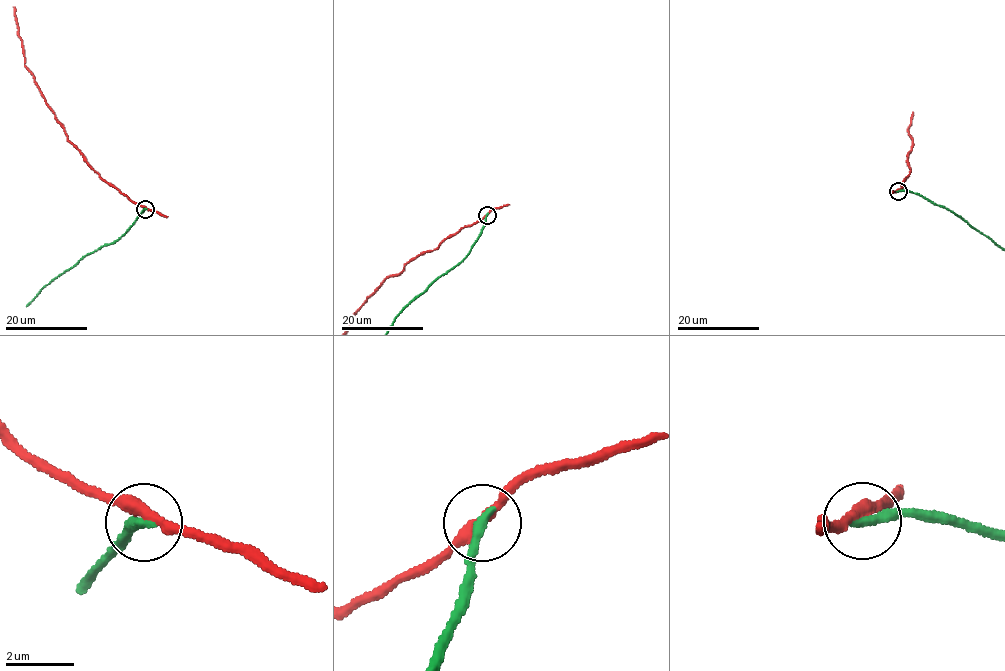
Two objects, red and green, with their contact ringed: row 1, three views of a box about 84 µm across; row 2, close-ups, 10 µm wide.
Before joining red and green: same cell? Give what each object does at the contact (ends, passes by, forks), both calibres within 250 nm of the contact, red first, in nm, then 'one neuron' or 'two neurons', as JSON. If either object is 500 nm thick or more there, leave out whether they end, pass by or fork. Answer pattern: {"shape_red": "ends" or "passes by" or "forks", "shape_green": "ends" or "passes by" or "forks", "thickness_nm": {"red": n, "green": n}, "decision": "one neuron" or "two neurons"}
{"shape_red": "passes by", "shape_green": "ends", "thickness_nm": {"red": 320, "green": 300}, "decision": "two neurons"}

